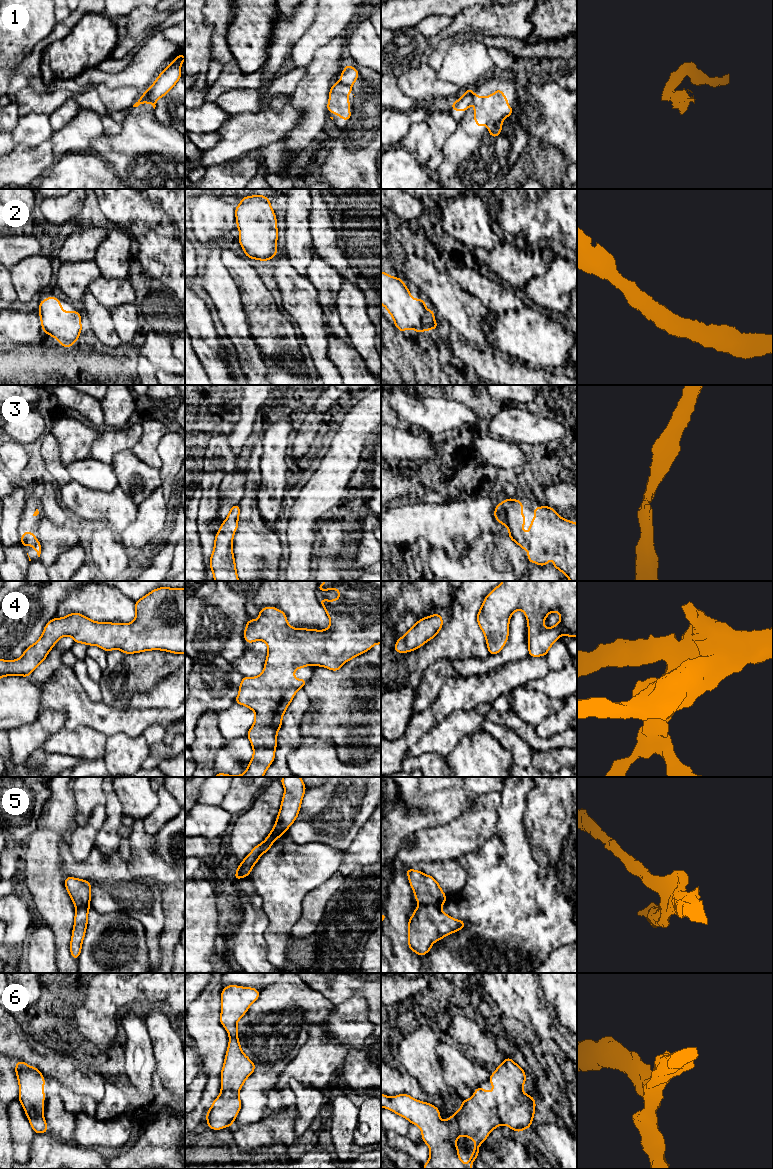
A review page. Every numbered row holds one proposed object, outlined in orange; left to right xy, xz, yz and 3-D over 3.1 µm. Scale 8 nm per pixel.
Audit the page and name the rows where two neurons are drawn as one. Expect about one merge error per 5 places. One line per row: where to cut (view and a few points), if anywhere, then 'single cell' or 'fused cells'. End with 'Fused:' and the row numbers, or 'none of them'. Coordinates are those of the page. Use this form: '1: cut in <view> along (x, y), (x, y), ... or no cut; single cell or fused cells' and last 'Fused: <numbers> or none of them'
1: cut in xy along (146, 91), (146, 96), (154, 104); fused cells
2: no cut; single cell
3: no cut; single cell
4: no cut; single cell
5: cut in xz along (271, 838), (267, 841), (254, 863); fused cells
6: no cut; single cell
Fused: 1, 5

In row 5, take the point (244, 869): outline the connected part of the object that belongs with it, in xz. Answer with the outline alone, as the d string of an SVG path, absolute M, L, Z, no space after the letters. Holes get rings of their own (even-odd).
M273 828L269 833L268 837L262 843L255 846L253 850L245 857L245 859L238 866L238 869L235 872L235 880L239 880L242 877L248 877L253 866L255 865L257 858L261 855L261 852L263 851L267 841L269 839L272 839L273 841L275 841L276 839L281 837L283 834L284 833L279 832Z

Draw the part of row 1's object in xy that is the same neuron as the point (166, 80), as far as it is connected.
M179 54L158 76L147 90L147 97L156 104L157 100L165 96L181 78L181 64L185 56Z

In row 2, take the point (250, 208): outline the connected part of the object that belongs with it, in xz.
M254 195L243 197L240 204L235 209L237 229L240 231L238 241L245 252L245 255L251 259L268 261L277 254L277 222L270 199L264 195Z

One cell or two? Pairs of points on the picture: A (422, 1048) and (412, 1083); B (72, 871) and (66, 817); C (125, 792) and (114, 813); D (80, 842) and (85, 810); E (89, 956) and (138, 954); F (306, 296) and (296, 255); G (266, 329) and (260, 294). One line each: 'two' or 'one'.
A: two
B: two
C: two
D: two
E: one
F: two
G: one

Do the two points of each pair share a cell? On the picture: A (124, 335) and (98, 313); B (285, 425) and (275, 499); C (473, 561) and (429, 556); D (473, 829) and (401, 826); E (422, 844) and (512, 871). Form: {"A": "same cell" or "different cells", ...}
{"A": "different cells", "B": "same cell", "C": "different cells", "D": "different cells", "E": "different cells"}

